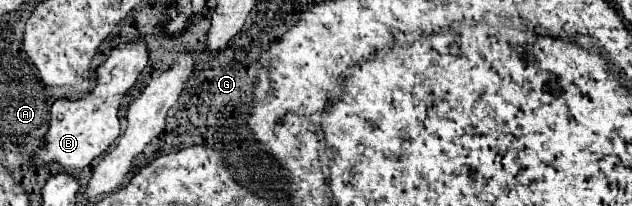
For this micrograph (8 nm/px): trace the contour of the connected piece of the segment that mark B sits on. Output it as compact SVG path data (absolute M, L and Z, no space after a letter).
M141 40L115 46L109 58L97 70L93 92L89 92L81 100L57 100L59 116L53 116L53 108L51 108L47 144L35 154L33 158L35 164L43 166L47 162L57 162L65 170L83 170L97 156L101 156L119 136L117 110L119 110L121 98L133 88L139 74L147 66L147 60L149 60L147 46Z

